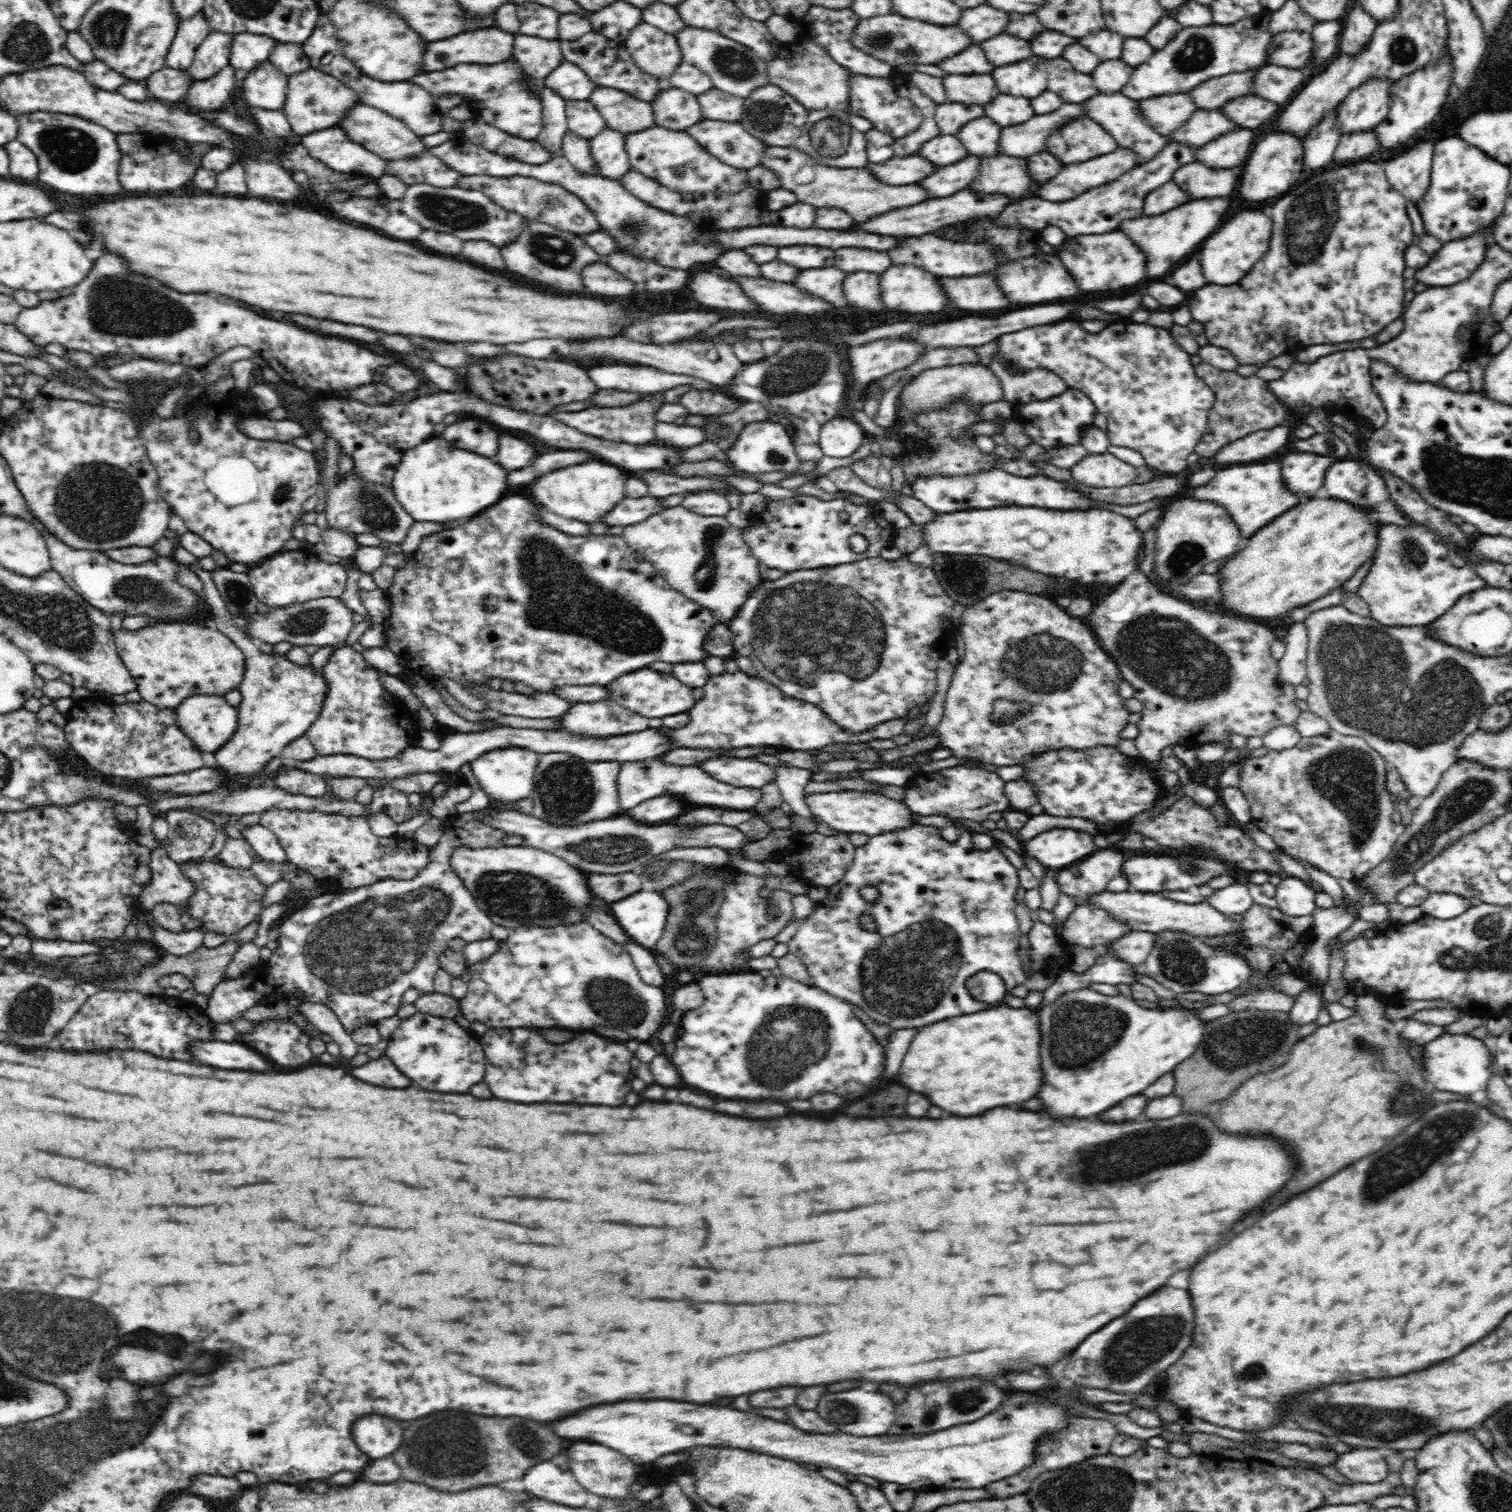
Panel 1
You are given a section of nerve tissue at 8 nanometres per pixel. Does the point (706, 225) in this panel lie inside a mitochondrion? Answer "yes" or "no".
no

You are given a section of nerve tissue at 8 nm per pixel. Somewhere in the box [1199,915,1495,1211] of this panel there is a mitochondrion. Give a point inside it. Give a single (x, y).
(1411, 1158)

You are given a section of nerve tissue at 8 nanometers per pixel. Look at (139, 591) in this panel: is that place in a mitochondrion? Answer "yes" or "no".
yes

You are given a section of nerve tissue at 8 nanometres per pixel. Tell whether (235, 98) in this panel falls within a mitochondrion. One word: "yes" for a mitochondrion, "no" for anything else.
no

